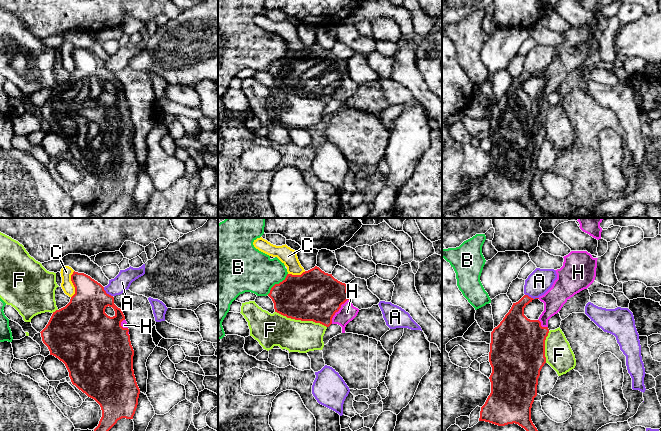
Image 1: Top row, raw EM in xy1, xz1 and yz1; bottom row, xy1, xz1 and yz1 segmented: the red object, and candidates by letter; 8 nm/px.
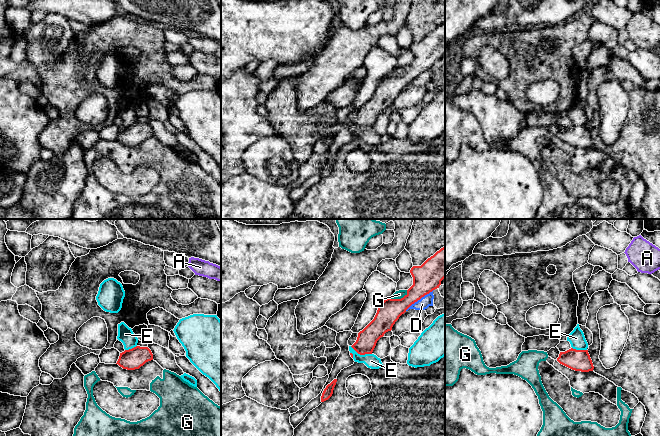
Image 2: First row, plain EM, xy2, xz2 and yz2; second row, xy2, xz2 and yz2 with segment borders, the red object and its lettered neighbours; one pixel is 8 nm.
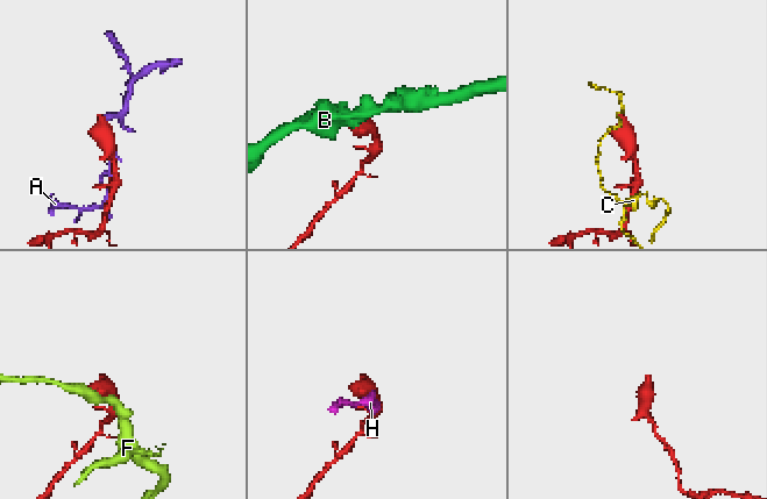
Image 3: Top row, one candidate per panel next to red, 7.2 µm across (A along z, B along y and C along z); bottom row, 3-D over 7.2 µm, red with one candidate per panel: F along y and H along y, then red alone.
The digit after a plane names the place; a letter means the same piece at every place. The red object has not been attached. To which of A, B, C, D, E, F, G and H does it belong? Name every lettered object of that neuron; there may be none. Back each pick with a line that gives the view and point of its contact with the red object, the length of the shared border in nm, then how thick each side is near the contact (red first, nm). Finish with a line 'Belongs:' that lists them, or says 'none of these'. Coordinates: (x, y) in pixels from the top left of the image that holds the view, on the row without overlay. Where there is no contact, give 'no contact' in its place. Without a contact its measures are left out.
H: meets red in xz1 at (337, 87); contact 240 nm long; 400 nm thick on the red side, 140 nm on the other
Belongs: H

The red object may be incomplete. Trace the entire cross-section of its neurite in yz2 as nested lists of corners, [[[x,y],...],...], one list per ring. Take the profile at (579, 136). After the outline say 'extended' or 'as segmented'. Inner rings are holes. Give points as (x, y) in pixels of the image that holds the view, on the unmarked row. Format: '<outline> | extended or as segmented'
[[[571,124],[565,128],[560,128],[557,137],[575,147],[589,148],[594,145],[588,126]]] | as segmented

